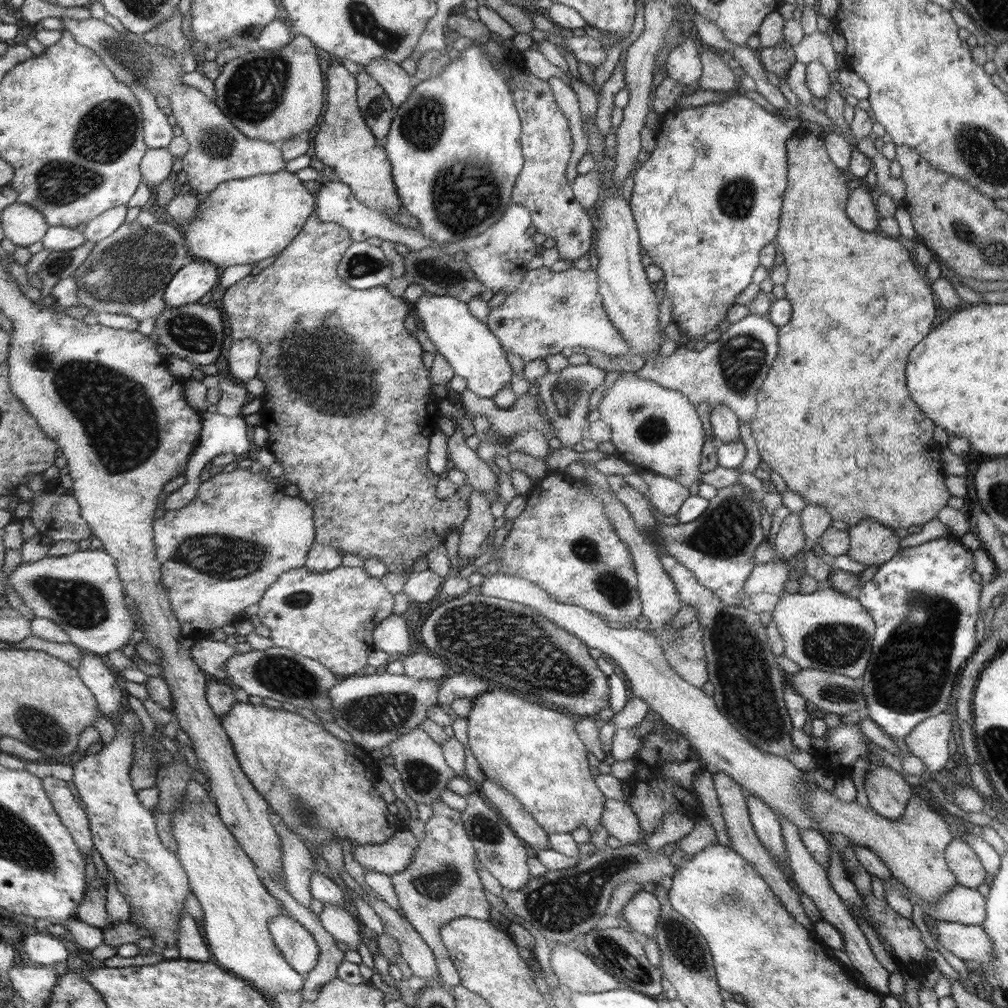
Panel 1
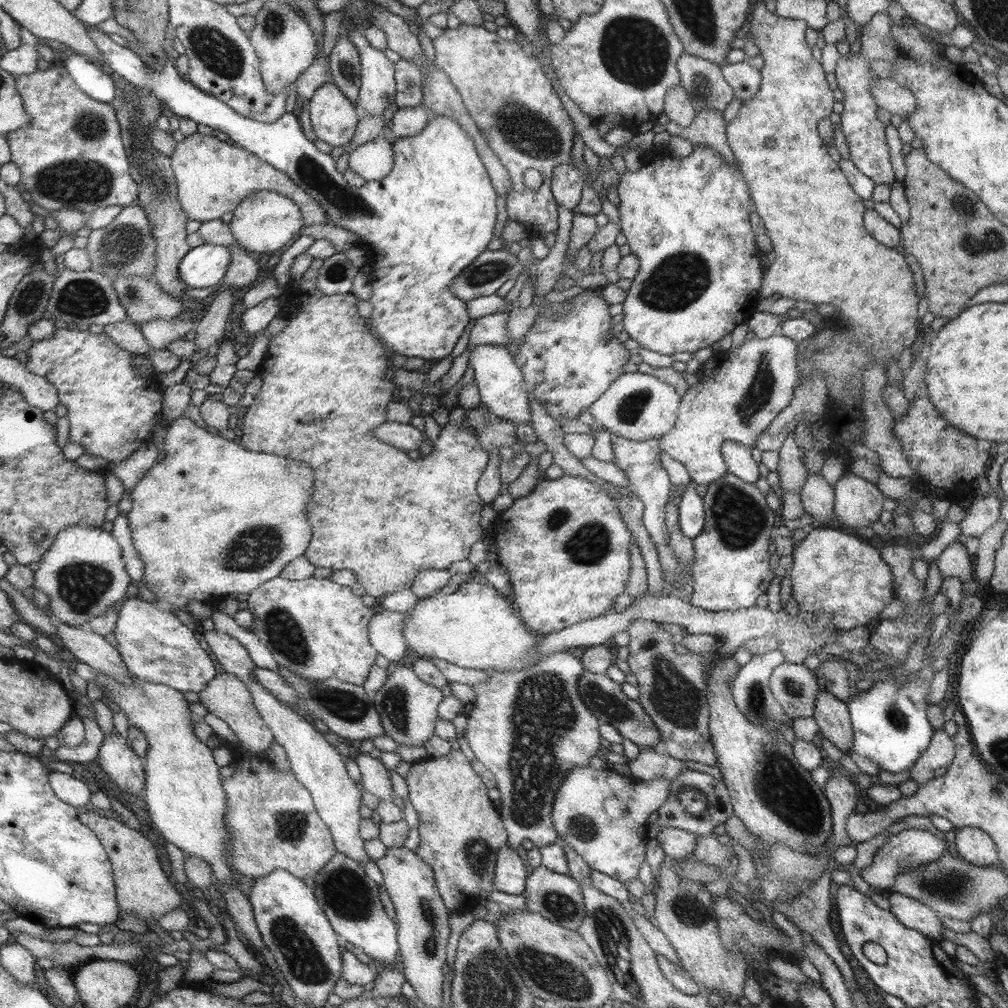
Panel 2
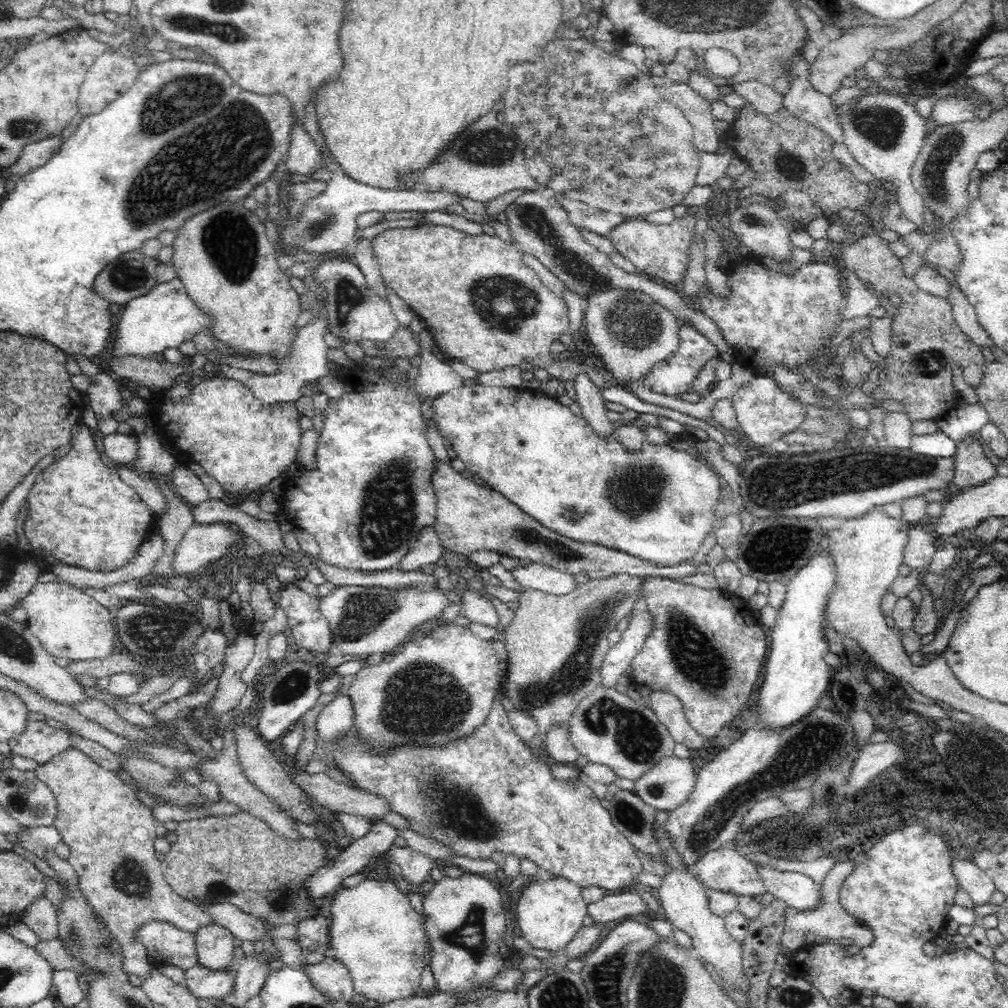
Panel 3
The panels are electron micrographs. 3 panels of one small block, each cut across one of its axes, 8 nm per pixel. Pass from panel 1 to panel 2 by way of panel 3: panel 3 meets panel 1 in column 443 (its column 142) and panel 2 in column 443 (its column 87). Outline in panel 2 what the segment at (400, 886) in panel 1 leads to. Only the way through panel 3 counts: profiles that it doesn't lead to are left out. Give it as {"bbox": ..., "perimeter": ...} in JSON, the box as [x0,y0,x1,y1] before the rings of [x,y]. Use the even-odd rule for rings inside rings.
{"bbox":[405,749,508,912],"perimeter":[[[452,749],[440,758],[413,763],[405,780],[408,798],[419,818],[420,844],[414,851],[435,869],[444,905],[459,912],[471,911],[481,896],[495,888],[499,850],[508,842],[502,816],[492,806],[482,778],[472,770],[461,750]]]}

